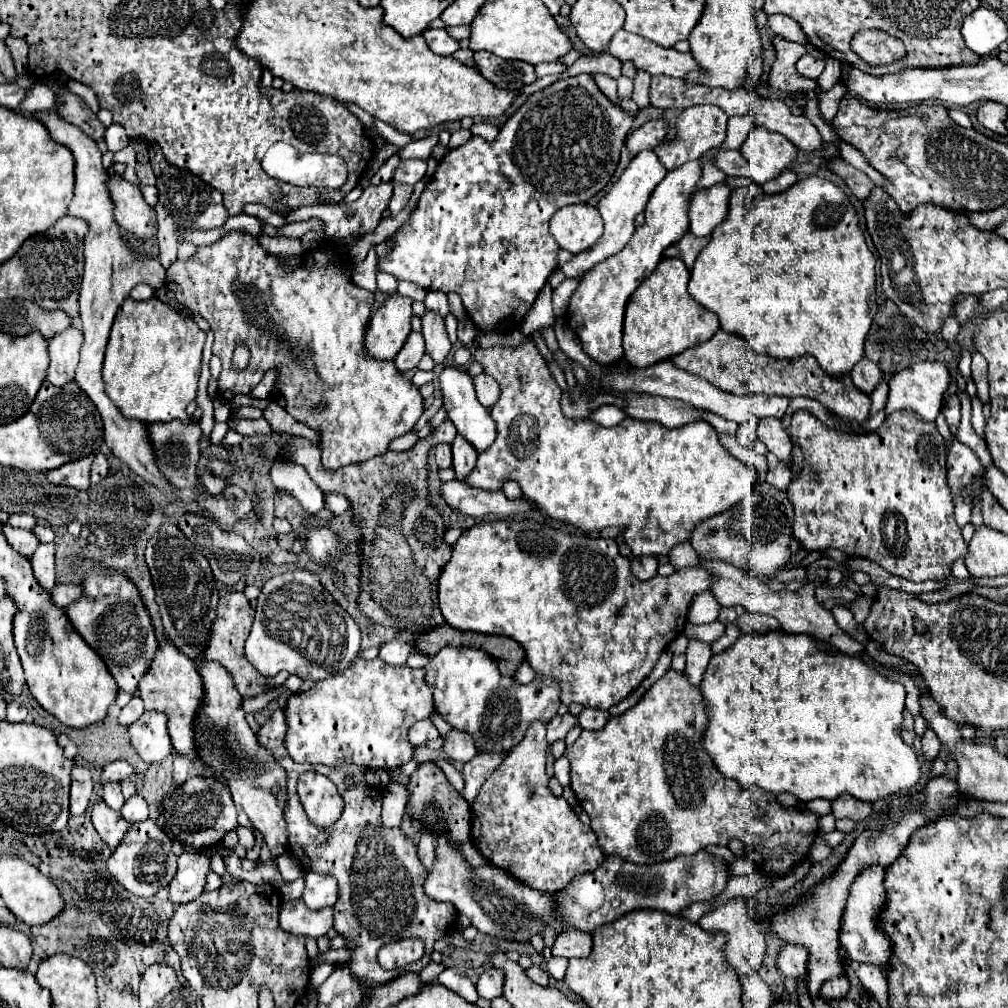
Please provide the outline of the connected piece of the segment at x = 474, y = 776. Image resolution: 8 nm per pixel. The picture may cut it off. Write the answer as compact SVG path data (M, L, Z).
M483 754L475 756L471 762L463 766L463 778L465 778L465 788L461 790L461 796L471 804L471 800L477 796L479 788L483 782L493 774L493 770L501 764L505 754Z

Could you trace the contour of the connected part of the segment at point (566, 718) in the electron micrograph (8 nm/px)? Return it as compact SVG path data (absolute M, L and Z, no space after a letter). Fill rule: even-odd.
M563 714L563 716L555 716L549 724L547 724L547 742L553 744L555 740L563 740L567 736L567 732L577 724L577 716L573 714Z

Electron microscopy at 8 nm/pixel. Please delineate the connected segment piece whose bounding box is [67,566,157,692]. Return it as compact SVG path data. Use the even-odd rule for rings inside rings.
M95 566L81 568L81 572L85 578L83 598L67 606L67 616L83 640L103 658L117 686L125 692L135 692L157 650L151 618L137 588L127 578Z

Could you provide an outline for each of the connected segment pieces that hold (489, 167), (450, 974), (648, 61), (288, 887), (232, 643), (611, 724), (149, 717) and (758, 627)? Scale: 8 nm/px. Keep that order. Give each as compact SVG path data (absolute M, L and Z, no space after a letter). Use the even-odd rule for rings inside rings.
M579 74L567 80L559 80L547 88L543 88L541 92L535 92L533 96L529 96L529 100L513 114L513 118L509 118L505 122L505 126L501 128L499 136L495 142L485 142L483 138L473 136L469 142L465 142L463 146L451 150L445 154L443 162L439 162L433 180L427 184L427 188L423 190L417 208L411 212L409 220L399 228L399 232L395 232L393 242L395 248L383 256L381 260L377 260L377 268L395 276L397 280L407 280L407 282L415 282L425 290L441 290L441 292L457 292L463 300L463 306L467 310L469 320L483 332L515 332L521 328L525 314L529 312L529 308L533 306L539 290L543 288L543 284L547 282L547 278L551 276L551 272L557 268L557 242L553 240L553 236L549 234L549 221L551 216L555 214L555 210L567 206L567 204L577 204L577 202L587 202L591 196L595 196L611 178L611 174L617 168L619 162L619 152L621 146L625 142L627 132L631 130L631 122L635 120L633 114L623 112L619 106L611 104L601 90L597 88L597 84L593 82L593 78L589 74ZM497 172L509 182L507 190L497 190Z
M451 966L451 968L447 968L447 970L443 970L441 974L439 974L439 978L437 978L437 982L439 984L443 984L443 986L447 986L449 990L453 990L455 994L459 994L461 998L465 998L467 1002L471 1002L471 1004L475 1004L477 1002L477 990L475 990L475 984L465 976L465 972L461 970L461 968L457 968L457 966Z
M619 30L613 34L609 46L601 52L617 58L621 64L633 62L637 70L649 74L665 74L673 78L683 78L687 72L697 68L691 54L681 54L673 48L661 48L637 34Z
M297 878L297 880L293 880L293 882L285 884L285 886L281 886L281 894L283 894L285 900L297 900L297 898L301 898L303 886L305 886L303 878Z
M231 592L227 596L221 596L219 604L217 604L217 616L215 616L213 628L211 628L211 638L209 638L209 644L205 646L205 660L213 660L213 662L221 664L229 672L235 688L239 690L239 694L243 698L261 694L263 684L281 684L283 680L289 678L287 672L281 672L275 678L259 676L259 672L247 662L245 652L243 652L243 644L249 636L249 630L251 630L251 624L253 624L253 614L255 614L255 610L249 606L249 600L245 598L243 592Z
M669 670L651 686L637 706L617 718L609 718L607 726L599 732L583 730L573 746L567 748L565 754L571 762L571 790L589 814L601 850L635 864L657 864L677 856L693 856L711 844L727 846L731 840L741 840L763 858L763 872L777 876L791 872L809 854L819 828L817 814L805 804L785 808L775 796L761 788L747 790L729 786L727 778L721 776L703 748L705 726L707 714L699 688L693 688L685 674Z
M143 712L143 716L129 726L131 746L143 762L161 762L173 754L167 734L167 716L163 712Z
M743 612L737 622L735 622L743 634L749 632L769 632L769 630L779 630L779 622L775 618L769 616L761 616L761 614L751 614L751 612Z

